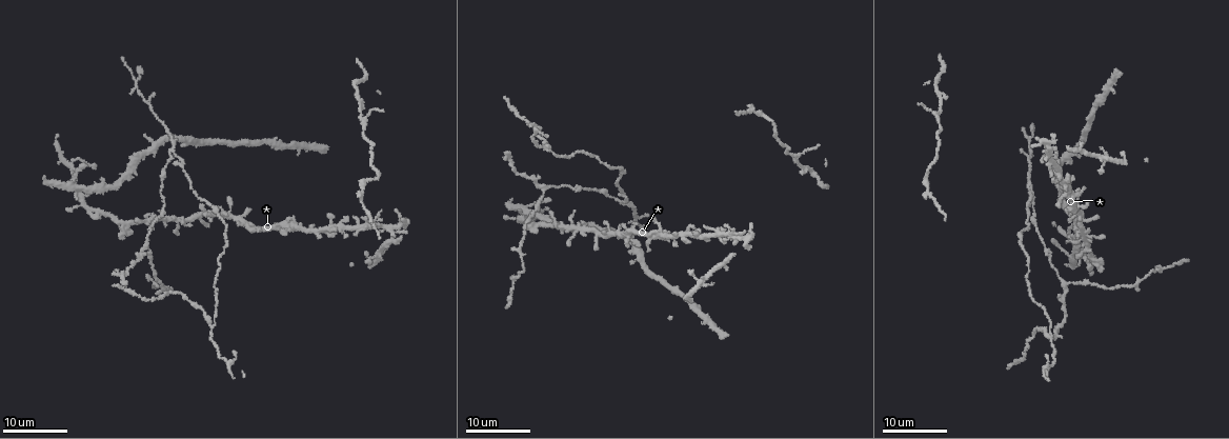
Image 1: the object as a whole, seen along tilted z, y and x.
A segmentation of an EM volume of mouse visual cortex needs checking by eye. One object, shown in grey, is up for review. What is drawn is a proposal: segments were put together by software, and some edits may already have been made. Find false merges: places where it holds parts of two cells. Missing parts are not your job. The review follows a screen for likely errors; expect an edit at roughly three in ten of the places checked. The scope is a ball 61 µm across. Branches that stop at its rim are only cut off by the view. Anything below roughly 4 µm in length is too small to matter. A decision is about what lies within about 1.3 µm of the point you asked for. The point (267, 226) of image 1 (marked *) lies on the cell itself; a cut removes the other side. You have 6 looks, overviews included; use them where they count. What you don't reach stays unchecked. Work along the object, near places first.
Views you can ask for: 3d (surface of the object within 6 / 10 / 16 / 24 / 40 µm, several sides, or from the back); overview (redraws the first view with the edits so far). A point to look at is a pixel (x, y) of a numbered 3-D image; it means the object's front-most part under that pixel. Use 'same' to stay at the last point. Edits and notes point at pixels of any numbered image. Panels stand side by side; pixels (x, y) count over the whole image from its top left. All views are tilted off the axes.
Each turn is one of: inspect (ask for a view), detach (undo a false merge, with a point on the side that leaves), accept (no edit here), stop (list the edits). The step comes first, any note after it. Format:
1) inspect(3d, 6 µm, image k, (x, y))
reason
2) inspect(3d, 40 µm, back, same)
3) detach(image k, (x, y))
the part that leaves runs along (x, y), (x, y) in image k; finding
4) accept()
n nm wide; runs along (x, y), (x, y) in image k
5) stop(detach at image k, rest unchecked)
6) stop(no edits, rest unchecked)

inspect(3d, 16 µm, image 1, (1082, 239))
four-way junction

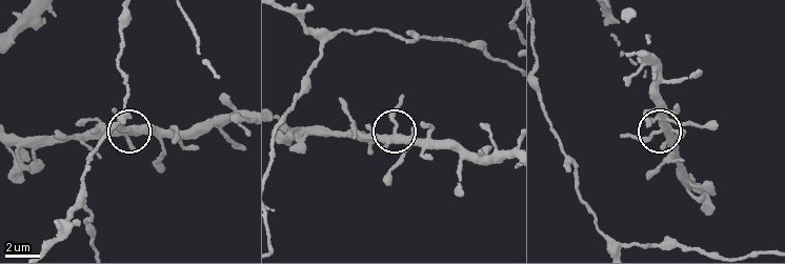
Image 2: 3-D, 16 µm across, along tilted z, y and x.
inspect(3d, 6 µm, image 2, (655, 133))

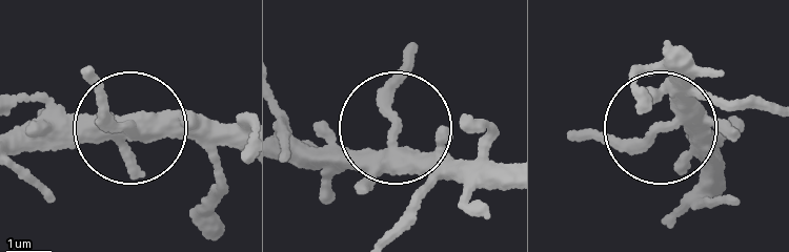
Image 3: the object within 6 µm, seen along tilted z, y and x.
accept()
runs along (693, 59), (670, 123), (724, 146) in image 3; one cell here

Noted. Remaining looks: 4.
inspect(3d, 24 µm, image 1, (81, 186))
a fork

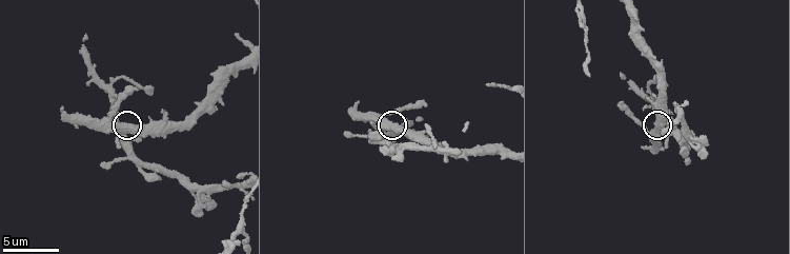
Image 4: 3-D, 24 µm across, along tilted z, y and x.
inspect(3d, 10 µm, image 4, (125, 124))

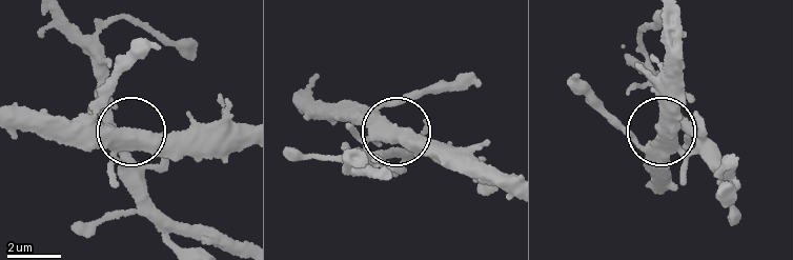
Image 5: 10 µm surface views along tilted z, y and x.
inspect(3d, 6 µm, image 5, (130, 131))

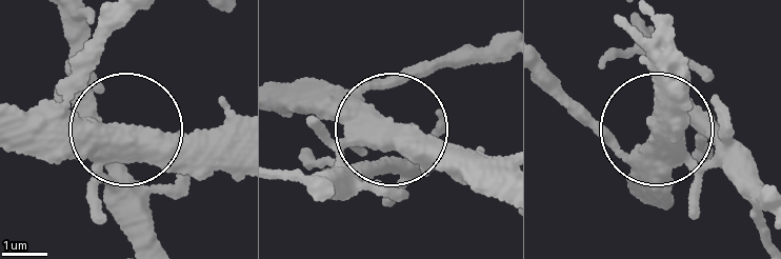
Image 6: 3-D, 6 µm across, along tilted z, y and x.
detach(image 6, (163, 148))
the part that leaves runs along (98, 141), (233, 135) in image 6; a second cell is stuck on

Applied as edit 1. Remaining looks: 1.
stop(detach at image 6, rest unchecked)

